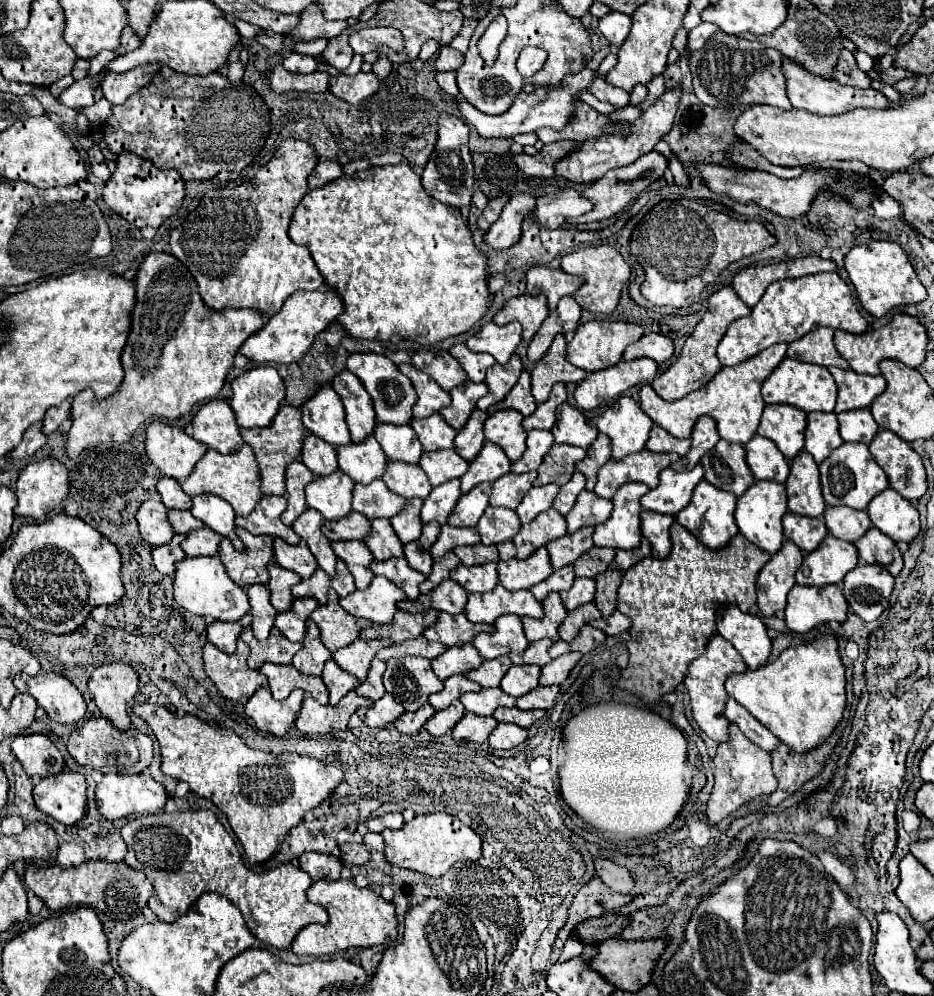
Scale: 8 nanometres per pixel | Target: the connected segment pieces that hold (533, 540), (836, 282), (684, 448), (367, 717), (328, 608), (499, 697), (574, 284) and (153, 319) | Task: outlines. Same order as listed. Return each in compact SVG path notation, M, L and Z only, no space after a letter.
M553 507L545 513L539 513L531 523L521 525L519 533L513 537L513 543L517 547L517 559L527 559L533 551L557 537L563 537L565 533L567 525L561 513L557 513Z
M817 273L809 277L771 283L761 301L753 307L751 315L741 317L729 325L725 337L717 347L717 355L721 365L737 365L775 343L791 343L819 325L849 333L867 331L867 321L853 303L851 289L837 273Z
M655 425L651 429L649 441L647 441L647 449L655 451L655 453L679 453L681 457L687 455L691 447L691 439L677 439L671 433L667 433L665 429L661 429L659 425Z
M385 693L381 699L377 699L371 707L359 707L357 715L363 723L369 727L387 727L403 713L403 707L393 699L393 695Z
M329 591L327 605L319 605L311 613L311 619L317 623L321 631L321 641L331 653L353 643L359 637L359 631L371 625L367 619L359 619L345 613L339 607L339 595L335 591Z
M481 689L477 693L465 693L461 695L461 703L467 711L475 715L491 715L499 705L513 707L515 699L505 695L501 689Z
M531 267L527 273L527 293L529 295L545 295L547 307L553 311L557 307L557 301L565 295L573 295L581 287L583 279L569 275L561 269L549 269L549 267Z
M149 253L141 261L139 271L135 275L135 291L137 291L137 303L131 313L131 333L121 353L121 363L125 371L121 387L113 395L101 401L95 397L91 389L85 389L73 397L73 407L71 407L73 425L67 431L67 453L73 459L83 449L105 441L115 443L129 441L135 429L153 415L179 419L181 415L189 413L193 405L201 403L203 399L215 397L223 387L227 369L233 363L233 357L239 351L239 347L245 343L249 335L253 335L265 323L263 313L257 309L211 311L203 303L191 271L171 253Z

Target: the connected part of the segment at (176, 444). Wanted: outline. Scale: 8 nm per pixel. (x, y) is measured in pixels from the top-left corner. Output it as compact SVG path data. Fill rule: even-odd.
M153 421L145 431L145 449L151 463L163 475L183 481L205 455L207 445L195 441L179 427Z

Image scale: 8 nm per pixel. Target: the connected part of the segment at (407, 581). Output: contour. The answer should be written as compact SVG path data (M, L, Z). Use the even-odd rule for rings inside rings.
M393 557L387 561L373 561L371 563L373 575L383 575L391 579L397 587L401 587L407 593L407 599L417 599L419 595L419 583L425 581L427 577L407 565L403 557Z

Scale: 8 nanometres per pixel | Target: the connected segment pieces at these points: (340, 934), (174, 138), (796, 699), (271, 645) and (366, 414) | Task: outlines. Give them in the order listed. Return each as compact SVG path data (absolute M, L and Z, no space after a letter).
M337 879L337 881L315 881L307 891L309 901L319 903L329 913L329 923L325 925L309 925L303 927L297 937L293 939L293 953L295 955L329 955L347 951L349 947L373 947L387 941L397 939L397 917L395 905L381 899L373 889L359 889L353 879Z
M161 67L161 73L149 87L143 87L137 95L131 95L127 103L113 107L113 115L105 121L105 141L115 153L131 151L143 159L149 159L161 169L175 169L185 181L207 181L219 171L241 173L255 155L265 147L271 131L271 111L261 95L245 83L231 83L225 75L213 73L205 77L189 77Z
M817 635L811 643L789 647L775 661L729 675L725 689L785 745L795 751L817 747L839 725L845 709L845 667L837 653L837 639Z
M245 627L241 631L241 639L251 649L249 659L247 659L247 665L251 669L259 669L259 665L265 661L269 661L269 663L291 663L293 655L303 647L301 643L291 643L287 637L283 637L277 627L273 627L273 631L269 633L269 637L265 641L255 639L251 627Z
M341 371L333 379L333 389L339 393L345 411L347 411L347 425L351 431L351 441L361 441L367 435L373 433L375 427L375 415L373 415L373 403L369 403L369 393L365 387L361 387L361 381L351 371Z

